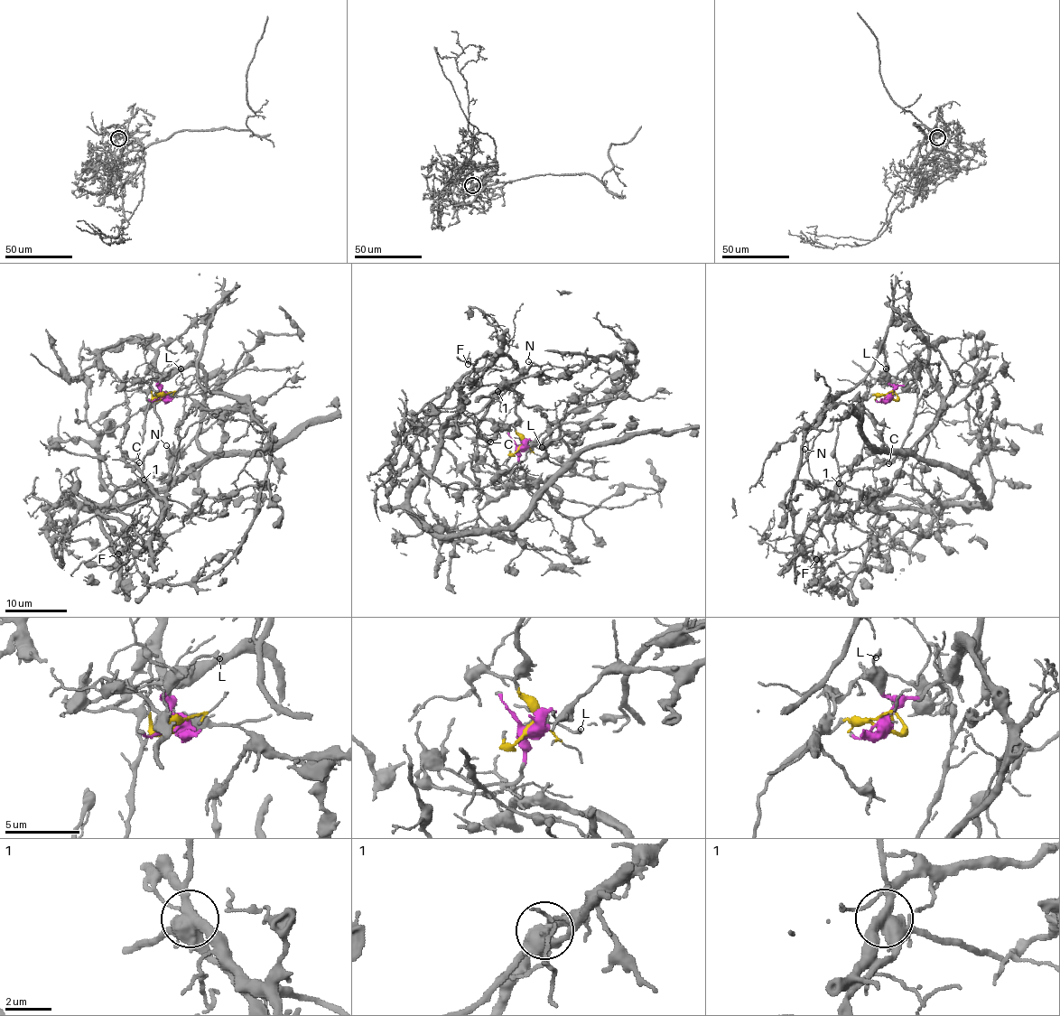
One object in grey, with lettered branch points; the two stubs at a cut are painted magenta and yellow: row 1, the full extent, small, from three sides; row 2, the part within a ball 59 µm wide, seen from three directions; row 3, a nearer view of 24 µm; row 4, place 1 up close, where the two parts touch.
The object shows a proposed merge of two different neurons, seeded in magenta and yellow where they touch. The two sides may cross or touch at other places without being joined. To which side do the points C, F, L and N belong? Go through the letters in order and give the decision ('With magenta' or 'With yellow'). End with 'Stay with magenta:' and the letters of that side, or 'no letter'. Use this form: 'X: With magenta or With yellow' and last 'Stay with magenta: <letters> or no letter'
C: With yellow
F: With yellow
L: With magenta
N: With yellow
Stay with magenta: L

